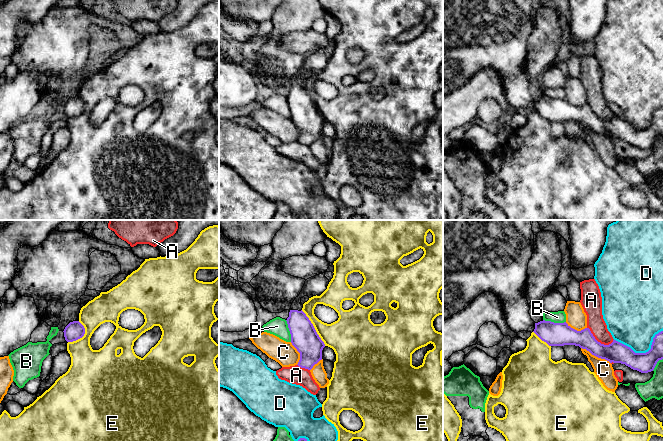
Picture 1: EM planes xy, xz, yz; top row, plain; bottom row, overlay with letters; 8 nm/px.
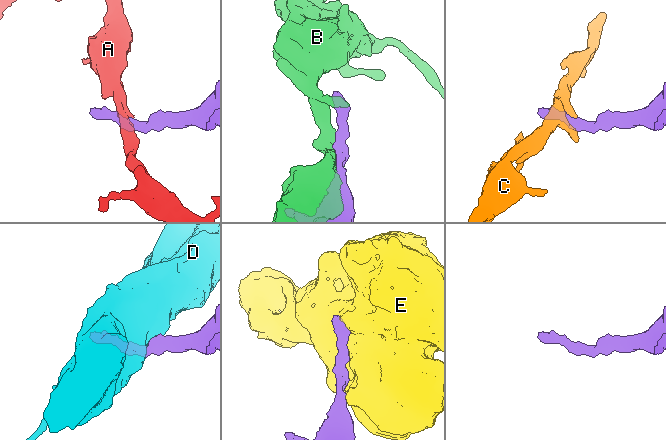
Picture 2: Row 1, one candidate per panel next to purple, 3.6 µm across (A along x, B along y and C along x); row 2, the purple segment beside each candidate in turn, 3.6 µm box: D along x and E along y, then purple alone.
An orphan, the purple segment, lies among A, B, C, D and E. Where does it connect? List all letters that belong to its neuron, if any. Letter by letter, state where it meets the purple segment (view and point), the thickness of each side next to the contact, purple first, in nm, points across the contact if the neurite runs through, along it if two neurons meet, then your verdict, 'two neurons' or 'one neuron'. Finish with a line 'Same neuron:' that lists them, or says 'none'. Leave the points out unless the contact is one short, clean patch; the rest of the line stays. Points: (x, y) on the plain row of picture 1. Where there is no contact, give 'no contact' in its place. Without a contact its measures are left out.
A: contact yz (599, 118); calibres 170 and 140 nm; border yz (587, 103), (592, 111), (601, 119), (610, 120), (613, 117); two neurons
B: contact yz (553, 98); calibres 190 and 100 nm; two neurons
C: contact yz (596, 132); calibres 170 and 150 nm; two neurons
D: contact yz (642, 129); calibres 170 and 380 nm; two neurons
E: contact xz (314, 104); calibres 220 and 280 nm; two neurons
Same neuron: none

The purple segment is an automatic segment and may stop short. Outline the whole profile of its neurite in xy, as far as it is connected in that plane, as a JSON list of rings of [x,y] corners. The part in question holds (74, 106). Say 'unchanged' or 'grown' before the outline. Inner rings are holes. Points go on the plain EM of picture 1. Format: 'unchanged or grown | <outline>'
unchanged | [[[79,97],[70,98],[64,105],[64,113],[67,118],[73,118],[82,114],[85,104]]]

